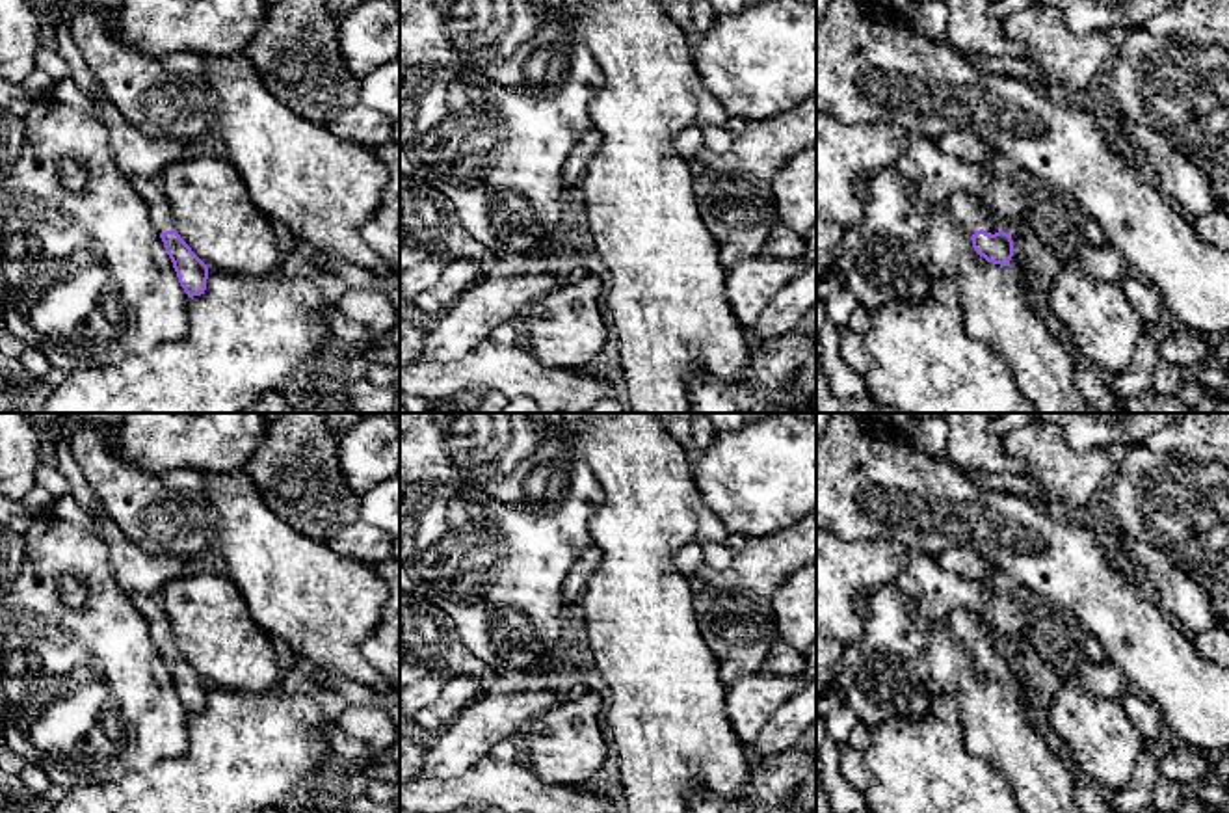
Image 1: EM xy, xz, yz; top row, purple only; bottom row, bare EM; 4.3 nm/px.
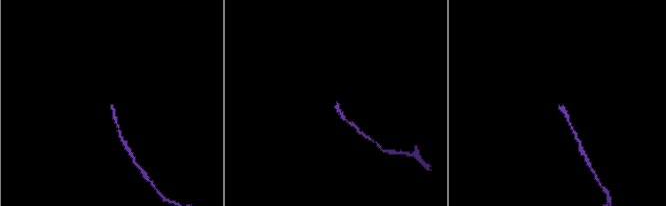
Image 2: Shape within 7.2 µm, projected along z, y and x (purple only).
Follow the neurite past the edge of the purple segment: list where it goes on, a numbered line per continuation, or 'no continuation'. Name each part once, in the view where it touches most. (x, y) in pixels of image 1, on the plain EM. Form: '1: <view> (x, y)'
1: yz (967, 629)

